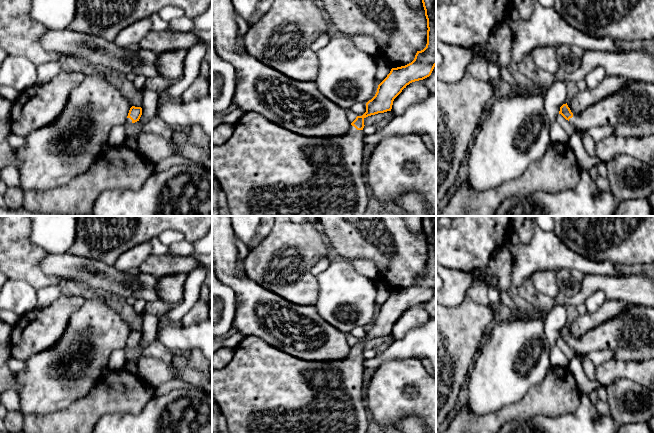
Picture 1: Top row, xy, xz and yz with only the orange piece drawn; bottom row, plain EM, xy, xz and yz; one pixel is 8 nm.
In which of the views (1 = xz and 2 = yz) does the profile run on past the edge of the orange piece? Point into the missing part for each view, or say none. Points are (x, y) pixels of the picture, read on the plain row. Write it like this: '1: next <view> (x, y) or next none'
1: next xz (262, 390)
2: next yz (630, 336)

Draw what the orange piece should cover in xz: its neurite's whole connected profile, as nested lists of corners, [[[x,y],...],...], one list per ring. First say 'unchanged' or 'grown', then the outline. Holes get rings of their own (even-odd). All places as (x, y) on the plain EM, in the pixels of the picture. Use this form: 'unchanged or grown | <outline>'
grown | [[[423,216],[422,227],[428,252],[426,271],[417,275],[411,287],[391,293],[378,309],[375,320],[366,327],[366,336],[356,341],[346,358],[306,361],[250,335],[244,336],[235,347],[234,355],[227,366],[212,370],[212,401],[226,418],[229,433],[367,433],[370,415],[363,394],[364,343],[391,335],[394,323],[402,314],[412,306],[429,301],[436,290],[436,216]]]

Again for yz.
grown | [[[629,304],[616,318],[610,319],[581,337],[572,337],[567,327],[560,331],[559,338],[568,344],[575,353],[608,350],[614,352],[614,359],[642,362],[654,359],[654,307]]]

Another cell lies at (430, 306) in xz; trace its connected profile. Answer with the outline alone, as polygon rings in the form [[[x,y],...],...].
[[[436,289],[431,299],[423,303],[423,306],[431,317],[436,317]]]

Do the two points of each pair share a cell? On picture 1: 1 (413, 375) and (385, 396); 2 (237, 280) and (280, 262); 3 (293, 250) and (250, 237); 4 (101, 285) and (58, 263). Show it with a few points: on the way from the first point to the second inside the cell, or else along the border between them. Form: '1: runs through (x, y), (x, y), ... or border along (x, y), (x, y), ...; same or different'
1: runs through (406, 381), (392, 392); same
2: border along (242, 272), (267, 289); different
3: border along (261, 241), (249, 251); different
4: runs through (90, 275), (79, 269), (69, 267); same

